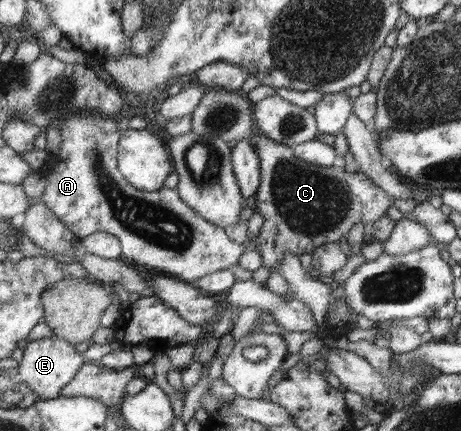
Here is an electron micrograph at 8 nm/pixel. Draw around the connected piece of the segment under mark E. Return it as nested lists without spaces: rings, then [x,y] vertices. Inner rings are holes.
[[[52,336],[48,339],[32,341],[24,347],[24,355],[19,361],[17,378],[37,393],[38,400],[36,401],[62,397],[63,387],[71,382],[76,374],[80,373],[78,369],[83,367],[86,357],[83,353],[79,353],[74,346],[67,340]]]

